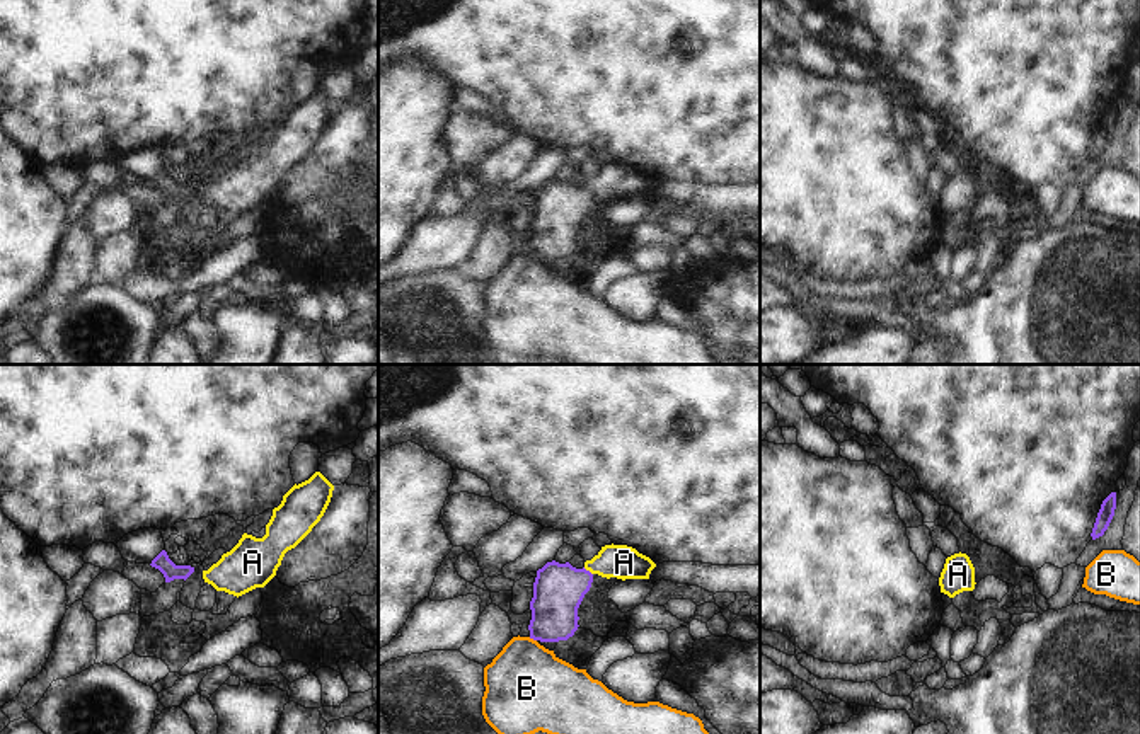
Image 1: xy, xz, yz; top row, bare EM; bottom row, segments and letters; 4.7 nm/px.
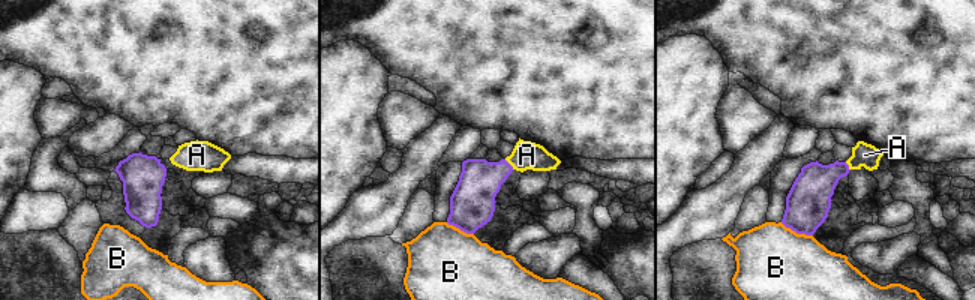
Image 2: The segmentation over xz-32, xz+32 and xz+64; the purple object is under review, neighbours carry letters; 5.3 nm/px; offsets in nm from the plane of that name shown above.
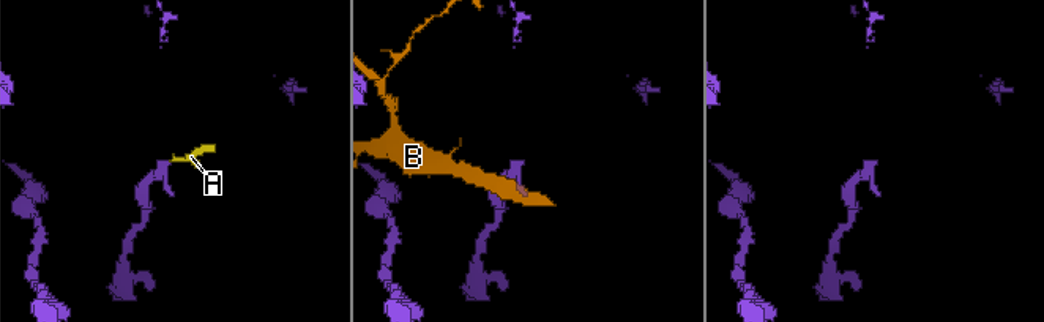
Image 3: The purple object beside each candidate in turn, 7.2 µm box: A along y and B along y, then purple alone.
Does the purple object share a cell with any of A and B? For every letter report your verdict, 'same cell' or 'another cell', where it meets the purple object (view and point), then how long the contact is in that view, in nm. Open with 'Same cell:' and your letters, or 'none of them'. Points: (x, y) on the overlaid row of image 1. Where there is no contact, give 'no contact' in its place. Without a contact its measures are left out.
Same cell: A
A: same cell; meets purple in xz at (588, 571); contact 60 nm long
B: another cell; meets purple in xz at (532, 637); contact 40 nm long

